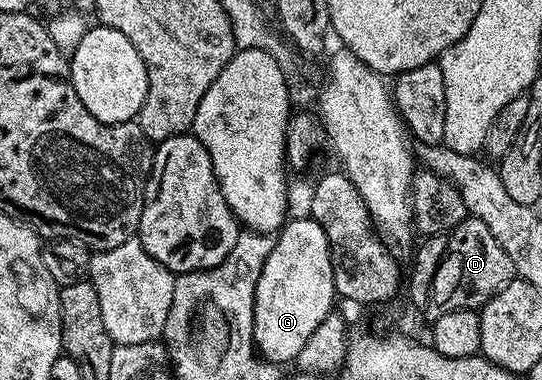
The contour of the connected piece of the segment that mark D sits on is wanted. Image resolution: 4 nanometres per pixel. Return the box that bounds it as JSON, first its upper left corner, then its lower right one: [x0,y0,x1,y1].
[427,217,517,320]

